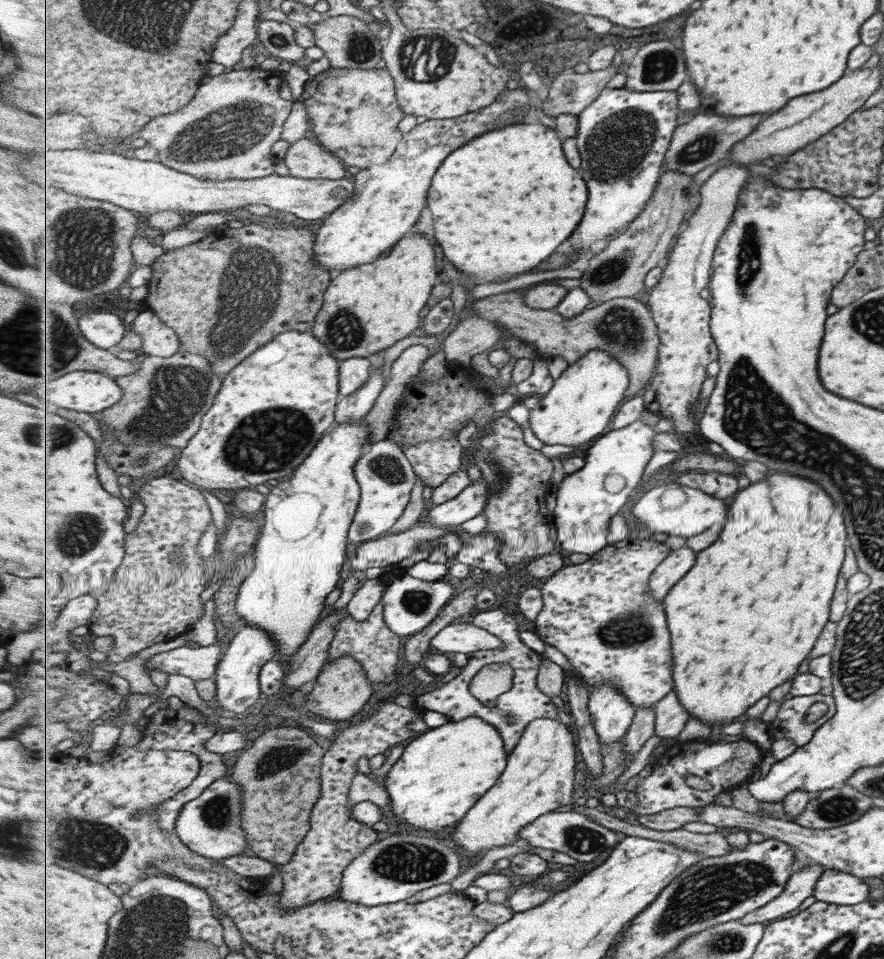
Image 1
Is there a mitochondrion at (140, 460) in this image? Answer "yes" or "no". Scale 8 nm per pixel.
yes

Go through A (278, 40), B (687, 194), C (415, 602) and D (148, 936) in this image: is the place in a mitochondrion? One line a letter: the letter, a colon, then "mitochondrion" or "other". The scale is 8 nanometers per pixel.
A: mitochondrion
B: mitochondrion
C: mitochondrion
D: mitochondrion

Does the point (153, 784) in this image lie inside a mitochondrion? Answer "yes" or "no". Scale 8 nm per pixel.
no

